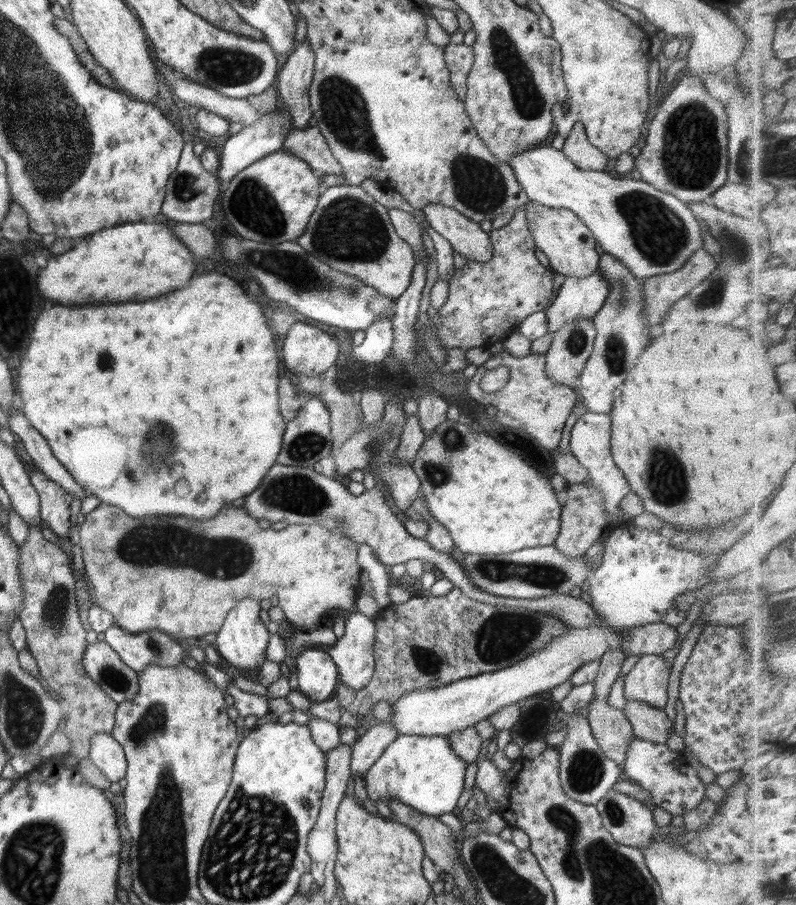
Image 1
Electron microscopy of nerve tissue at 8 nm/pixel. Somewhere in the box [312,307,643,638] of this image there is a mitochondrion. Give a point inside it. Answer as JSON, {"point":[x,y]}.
{"point":[539,574]}

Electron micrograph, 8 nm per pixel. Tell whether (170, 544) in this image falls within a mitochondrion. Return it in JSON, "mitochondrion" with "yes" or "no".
{"mitochondrion":"yes"}

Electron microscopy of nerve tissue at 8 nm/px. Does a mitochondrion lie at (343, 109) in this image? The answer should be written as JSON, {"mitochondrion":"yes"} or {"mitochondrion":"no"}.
{"mitochondrion":"yes"}

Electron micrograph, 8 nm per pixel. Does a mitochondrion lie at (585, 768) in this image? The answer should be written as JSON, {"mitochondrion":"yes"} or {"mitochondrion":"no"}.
{"mitochondrion":"yes"}

